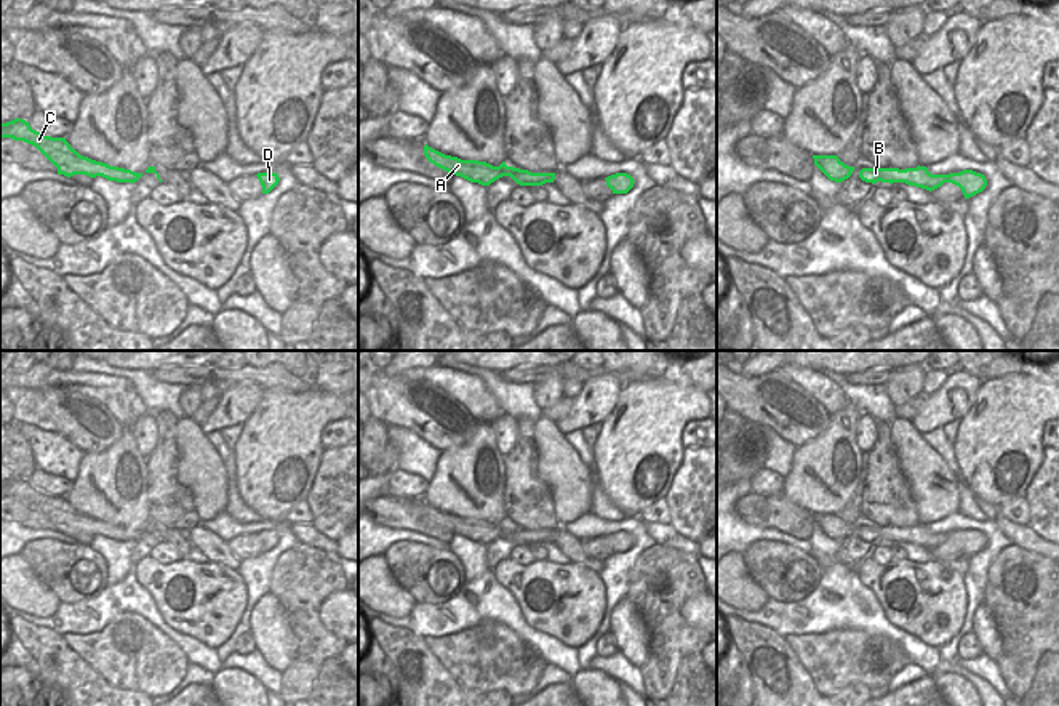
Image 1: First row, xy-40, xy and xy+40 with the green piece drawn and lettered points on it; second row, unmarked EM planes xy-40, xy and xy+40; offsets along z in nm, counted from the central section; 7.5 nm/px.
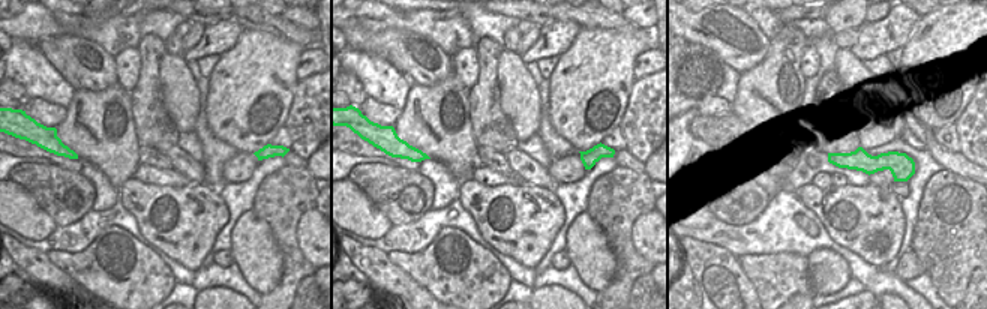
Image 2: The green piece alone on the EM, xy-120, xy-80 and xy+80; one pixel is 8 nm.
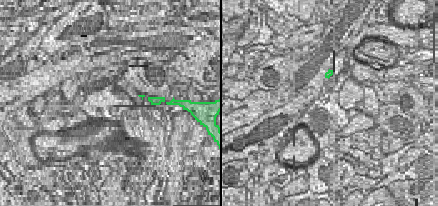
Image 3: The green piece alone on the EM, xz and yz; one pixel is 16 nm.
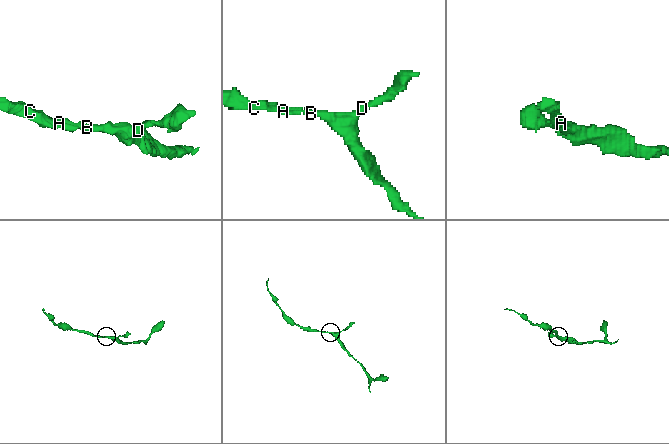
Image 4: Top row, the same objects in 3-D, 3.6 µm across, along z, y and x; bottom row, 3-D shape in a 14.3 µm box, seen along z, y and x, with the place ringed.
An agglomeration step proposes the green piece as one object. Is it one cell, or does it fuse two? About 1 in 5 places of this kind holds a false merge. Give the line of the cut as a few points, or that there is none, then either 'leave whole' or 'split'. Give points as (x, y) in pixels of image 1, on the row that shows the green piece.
no cut; leave whole

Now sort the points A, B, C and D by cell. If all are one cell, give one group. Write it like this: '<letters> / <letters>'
A B C D

